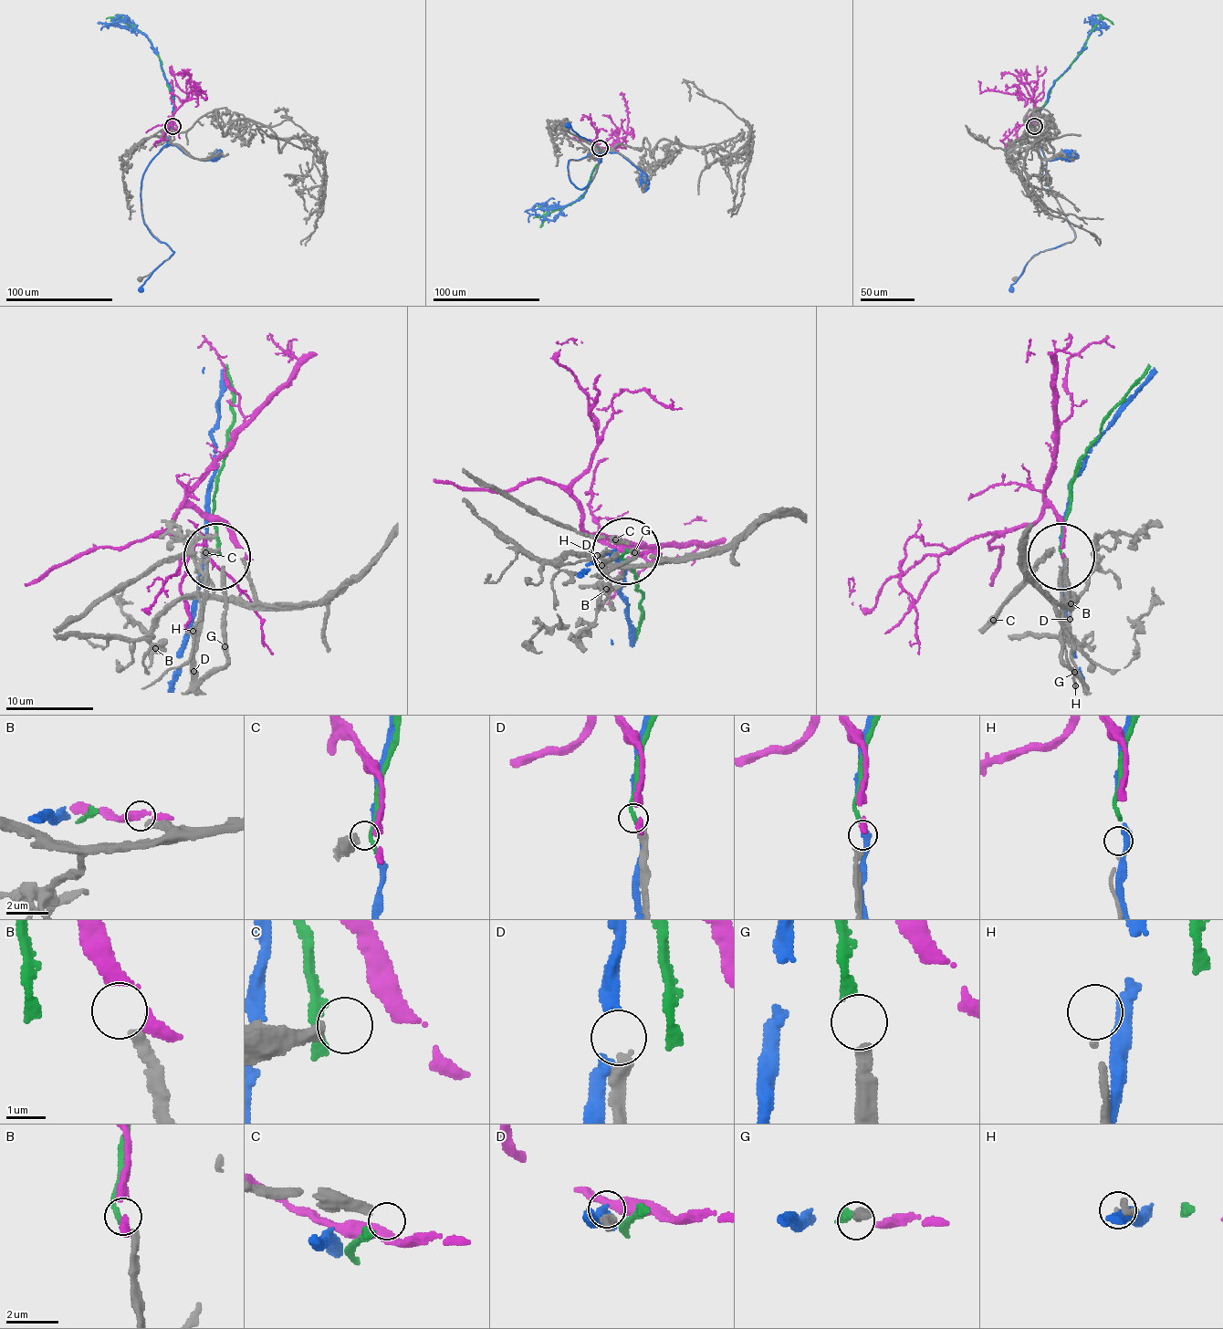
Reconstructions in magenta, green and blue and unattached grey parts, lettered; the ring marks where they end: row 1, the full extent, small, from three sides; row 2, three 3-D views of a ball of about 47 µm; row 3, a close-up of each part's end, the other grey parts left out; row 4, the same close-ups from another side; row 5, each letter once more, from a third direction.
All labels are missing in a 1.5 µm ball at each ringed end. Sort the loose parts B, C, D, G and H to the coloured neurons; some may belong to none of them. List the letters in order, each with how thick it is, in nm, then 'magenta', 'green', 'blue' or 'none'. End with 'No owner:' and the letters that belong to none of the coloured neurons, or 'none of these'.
B: calibre 300 nm; none
C: calibre 360 nm; none
D: calibre 360 nm; none
G: calibre 300 nm; none
H: calibre 110 nm; none
No owner: B, C, D, G, H

